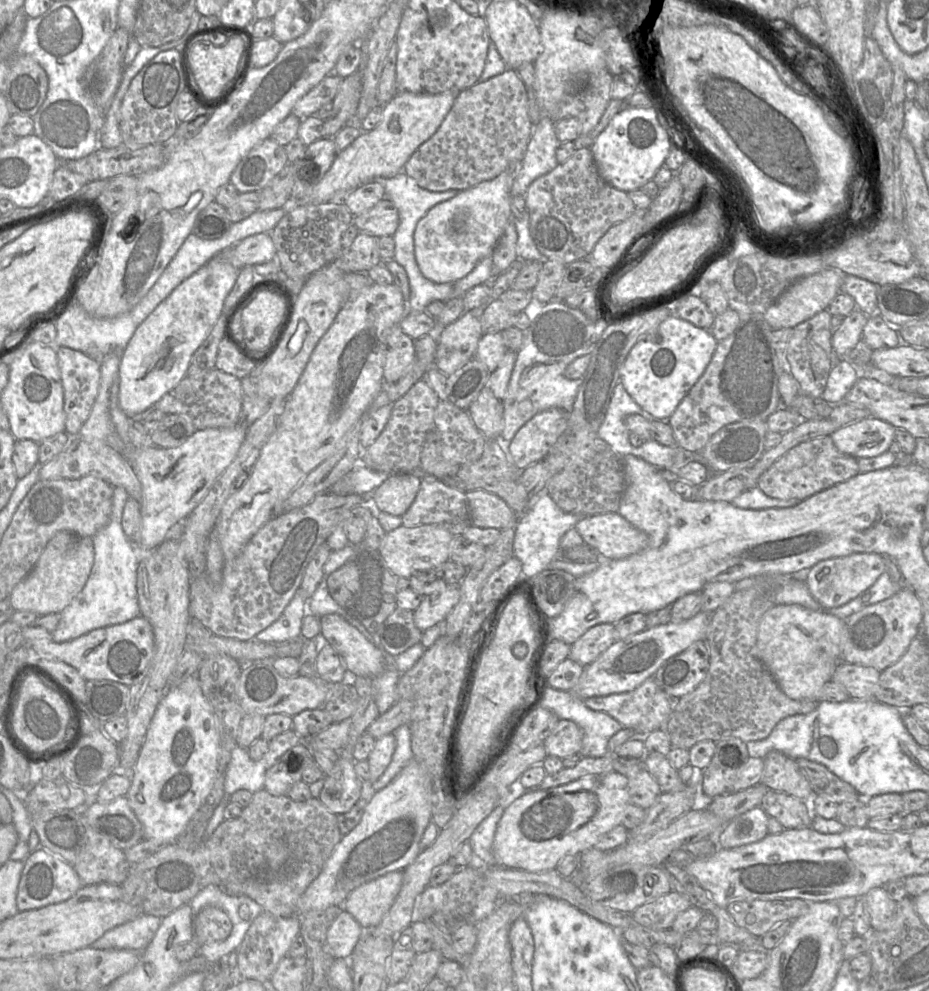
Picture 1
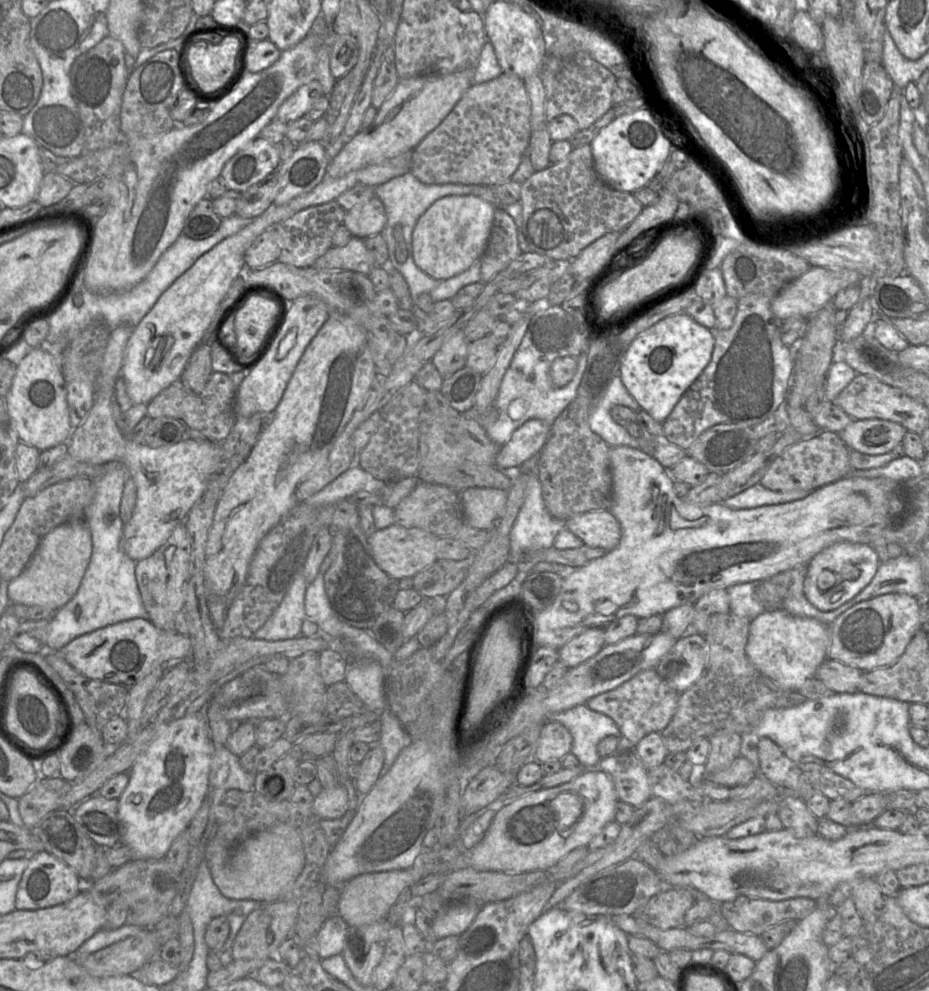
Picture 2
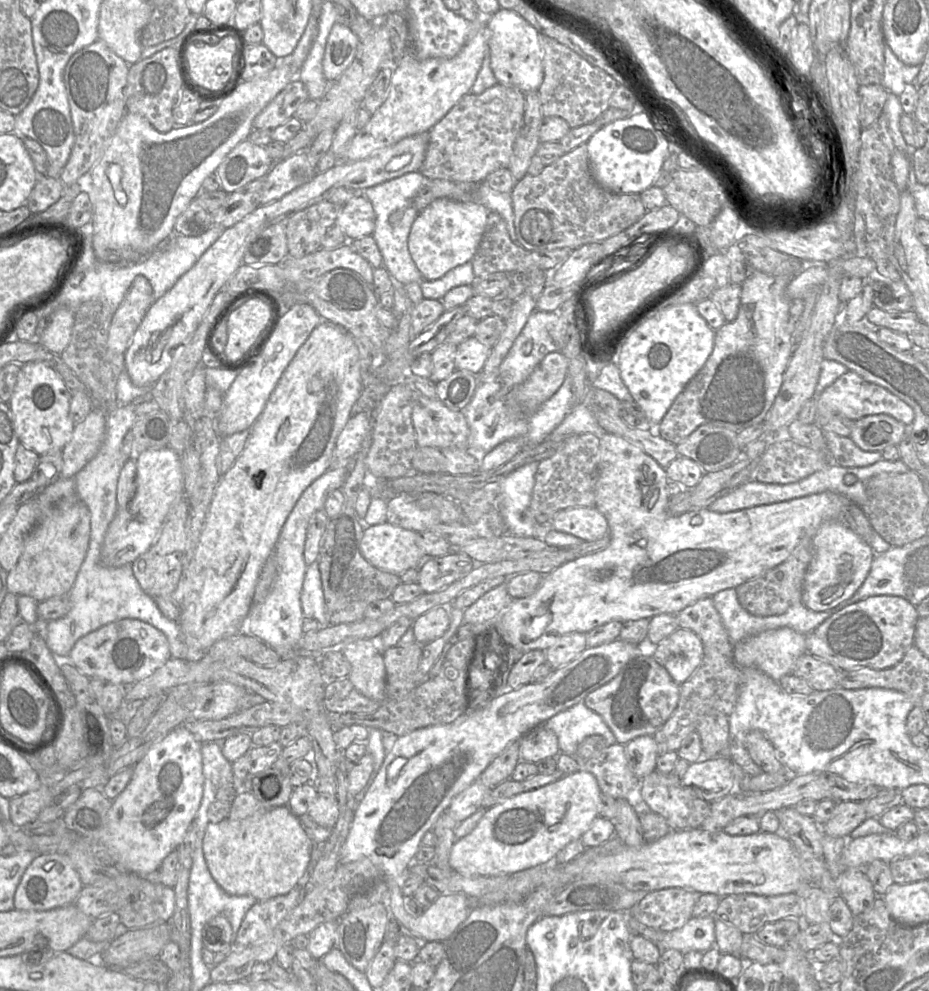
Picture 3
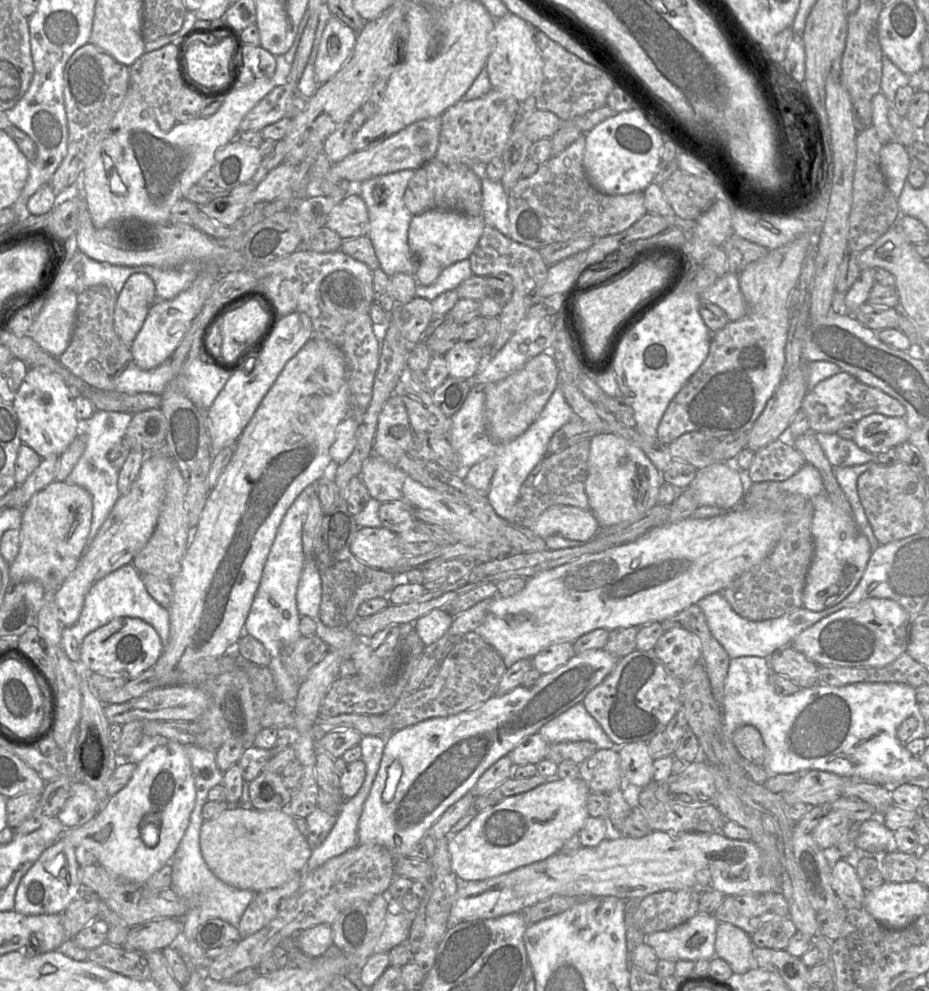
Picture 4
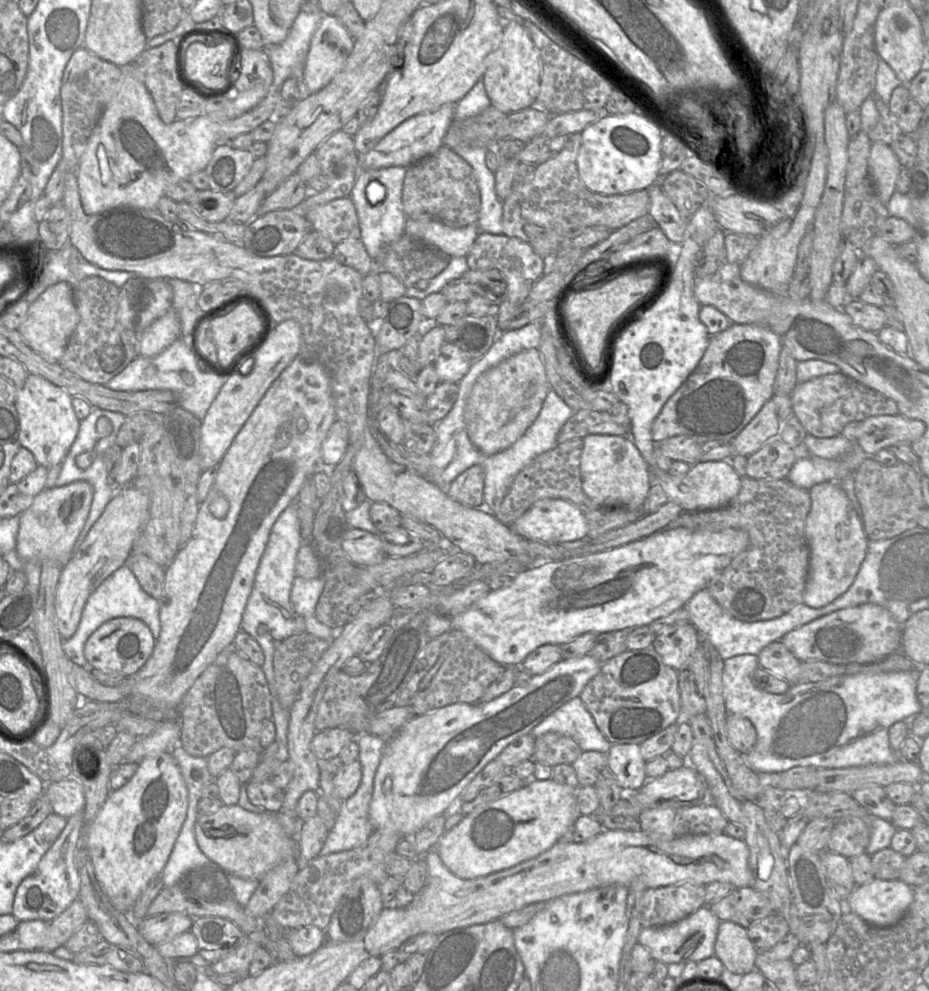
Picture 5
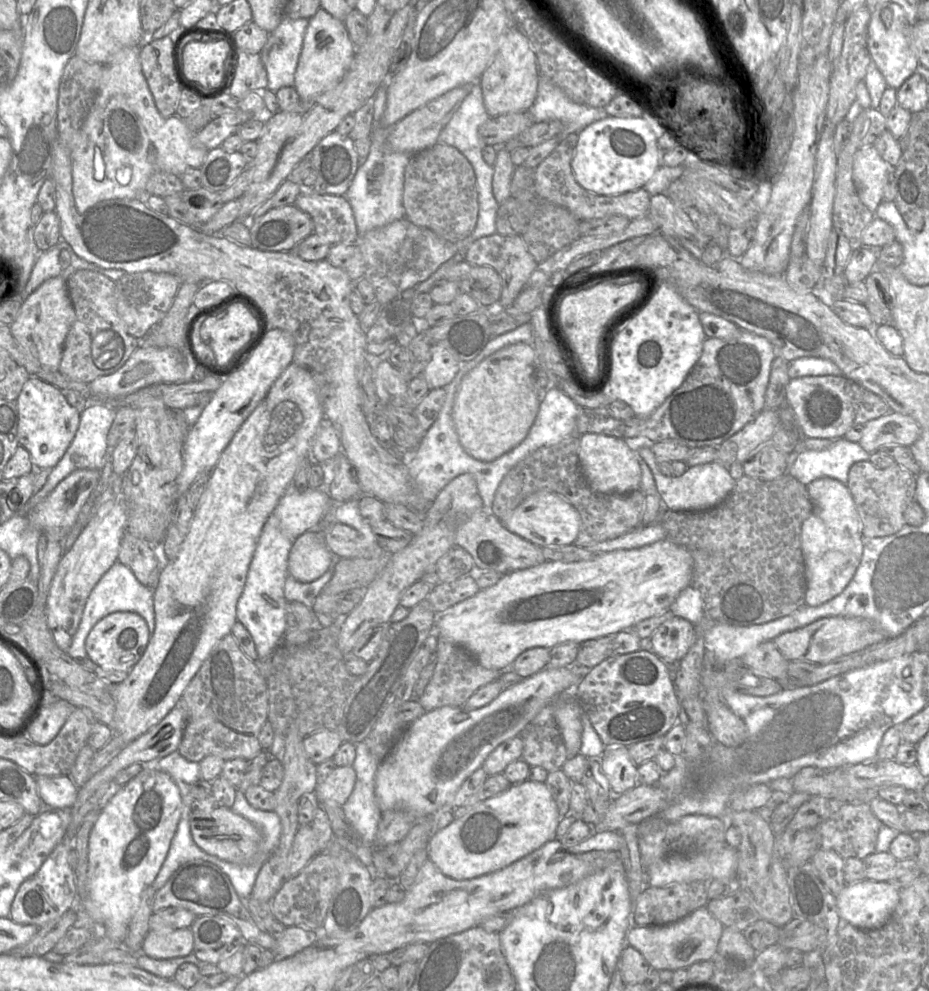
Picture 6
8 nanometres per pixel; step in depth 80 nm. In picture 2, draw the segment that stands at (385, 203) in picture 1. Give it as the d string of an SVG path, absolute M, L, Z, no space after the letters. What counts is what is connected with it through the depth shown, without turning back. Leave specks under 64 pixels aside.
M377 197L346 211L343 225L353 237L364 239L382 232L387 222L383 203Z

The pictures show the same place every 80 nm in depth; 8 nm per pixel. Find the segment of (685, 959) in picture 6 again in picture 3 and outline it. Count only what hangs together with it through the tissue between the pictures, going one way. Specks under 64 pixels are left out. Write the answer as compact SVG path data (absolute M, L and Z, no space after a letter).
M715 916L691 917L687 923L670 932L666 932L657 945L662 950L675 949L683 954L690 951L706 952L715 946Z

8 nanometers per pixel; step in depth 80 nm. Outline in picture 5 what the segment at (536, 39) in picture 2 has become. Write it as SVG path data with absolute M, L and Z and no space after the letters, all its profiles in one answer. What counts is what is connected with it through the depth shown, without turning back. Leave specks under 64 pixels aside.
M511 21L502 31L495 49L486 57L486 70L482 77L492 107L504 114L531 107L539 94L541 64L538 50L520 21Z

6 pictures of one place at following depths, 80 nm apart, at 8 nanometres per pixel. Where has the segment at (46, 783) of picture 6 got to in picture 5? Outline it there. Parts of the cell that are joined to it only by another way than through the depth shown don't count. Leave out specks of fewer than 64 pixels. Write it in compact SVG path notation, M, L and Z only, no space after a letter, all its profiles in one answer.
M65 778L58 782L48 783L45 786L52 811L66 819L83 812L85 808L85 795L82 785L73 778Z

